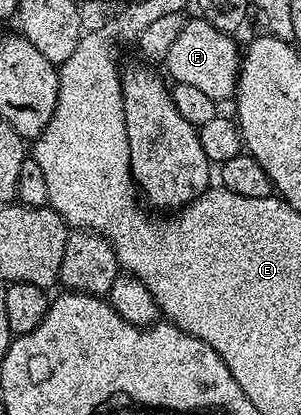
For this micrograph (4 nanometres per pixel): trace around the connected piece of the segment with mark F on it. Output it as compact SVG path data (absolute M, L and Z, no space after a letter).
M202 17L188 18L183 24L177 41L169 48L165 60L166 74L175 83L190 85L201 93L213 97L216 101L230 100L235 94L235 84L239 77L241 47L234 43L228 32L209 25Z

